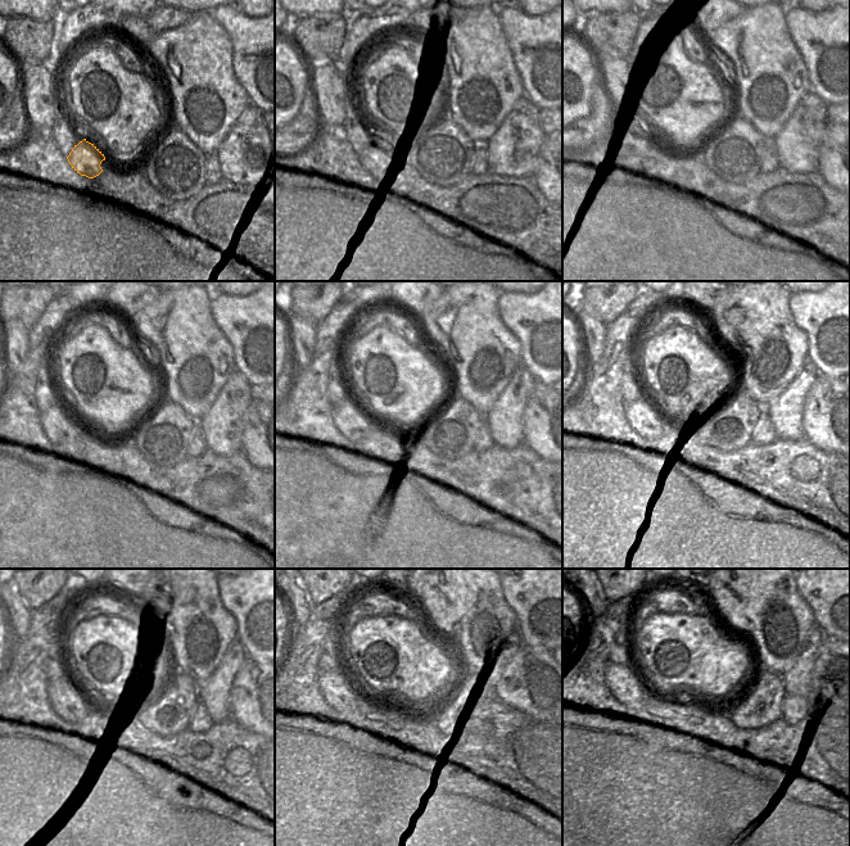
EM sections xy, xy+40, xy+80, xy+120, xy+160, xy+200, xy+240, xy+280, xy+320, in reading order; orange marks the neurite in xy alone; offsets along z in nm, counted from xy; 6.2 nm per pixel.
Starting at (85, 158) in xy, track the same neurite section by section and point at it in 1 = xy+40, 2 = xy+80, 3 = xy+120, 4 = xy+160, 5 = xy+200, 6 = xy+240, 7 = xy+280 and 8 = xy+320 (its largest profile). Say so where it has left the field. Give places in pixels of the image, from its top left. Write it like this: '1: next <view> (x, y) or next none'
1: next xy+40 (375, 157)
2: next xy+80 (647, 144)
3: next xy+120 (60, 424)
4: next xy+160 (351, 417)
5: next xy+200 (643, 416)
6: next xy+240 (66, 700)
7: next xy+280 (339, 690)
8: next xy+320 (622, 679)

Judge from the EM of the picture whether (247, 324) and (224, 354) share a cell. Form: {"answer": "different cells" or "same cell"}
{"answer": "different cells"}

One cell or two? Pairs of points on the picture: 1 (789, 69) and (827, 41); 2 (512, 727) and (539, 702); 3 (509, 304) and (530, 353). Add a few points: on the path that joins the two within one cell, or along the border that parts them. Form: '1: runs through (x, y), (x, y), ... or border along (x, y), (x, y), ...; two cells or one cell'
1: border along (789, 32), (805, 64), (810, 89); two cells
2: border along (512, 707), (530, 719), (548, 723); two cells
3: runs through (520, 316), (530, 326), (530, 342); one cell

